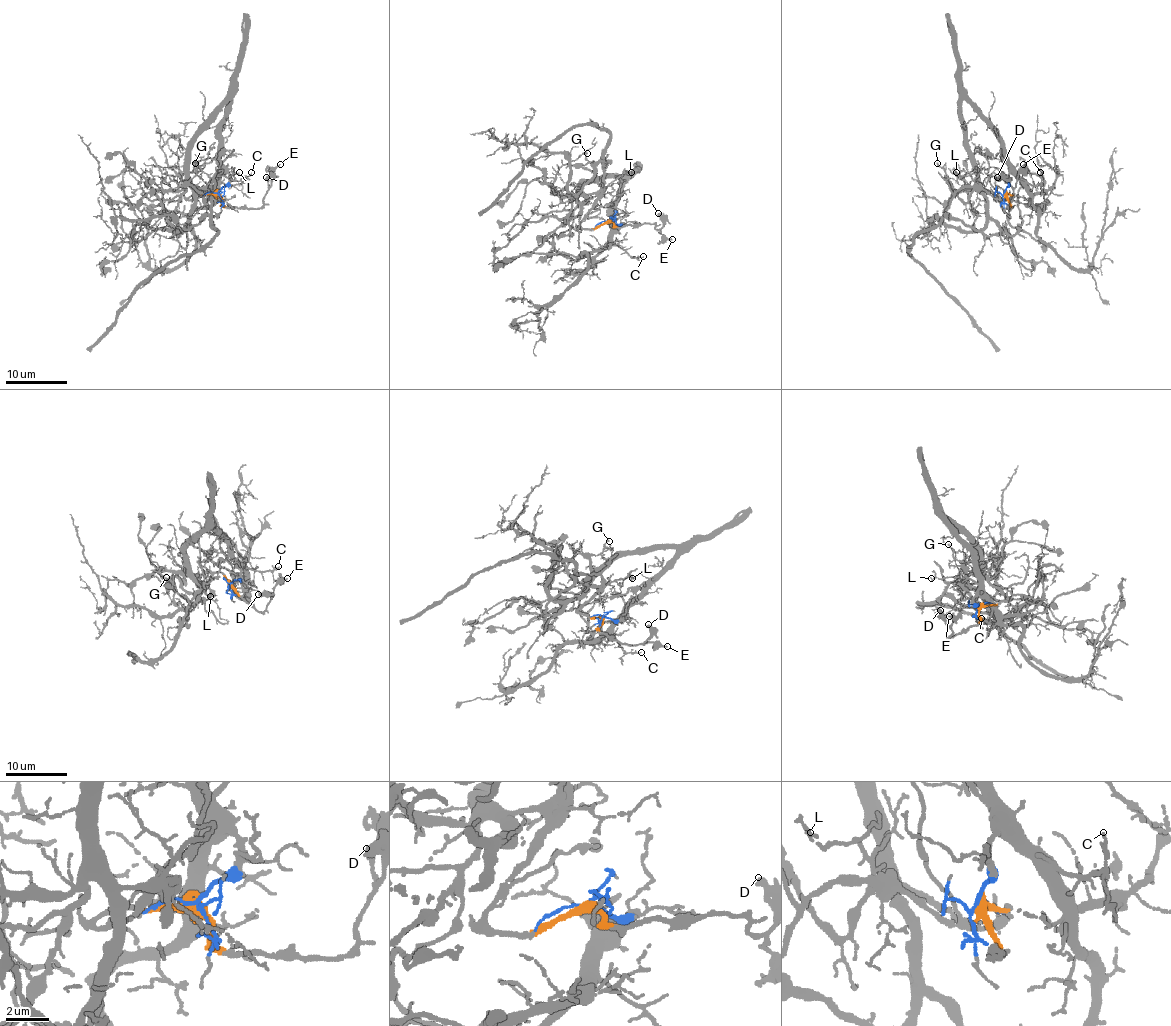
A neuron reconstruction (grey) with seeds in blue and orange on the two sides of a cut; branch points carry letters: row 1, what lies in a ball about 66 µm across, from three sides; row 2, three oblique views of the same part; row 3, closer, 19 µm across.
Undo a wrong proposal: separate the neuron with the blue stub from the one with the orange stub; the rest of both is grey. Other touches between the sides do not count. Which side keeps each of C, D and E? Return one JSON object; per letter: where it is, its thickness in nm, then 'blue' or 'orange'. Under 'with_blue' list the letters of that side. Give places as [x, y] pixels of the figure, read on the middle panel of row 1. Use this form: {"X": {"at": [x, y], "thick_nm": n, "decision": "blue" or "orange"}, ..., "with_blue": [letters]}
{"C": {"at": [643, 256], "thick_nm": 120, "decision": "blue"}, "D": {"at": [658, 213], "thick_nm": 400, "decision": "orange"}, "E": {"at": [672, 239], "thick_nm": 160, "decision": "orange"}, "with_blue": ["C"]}

